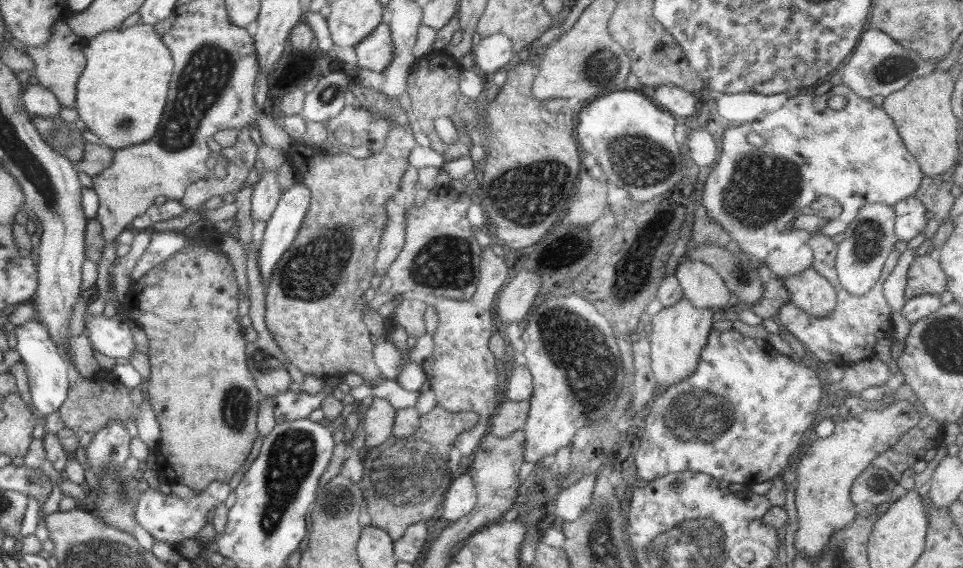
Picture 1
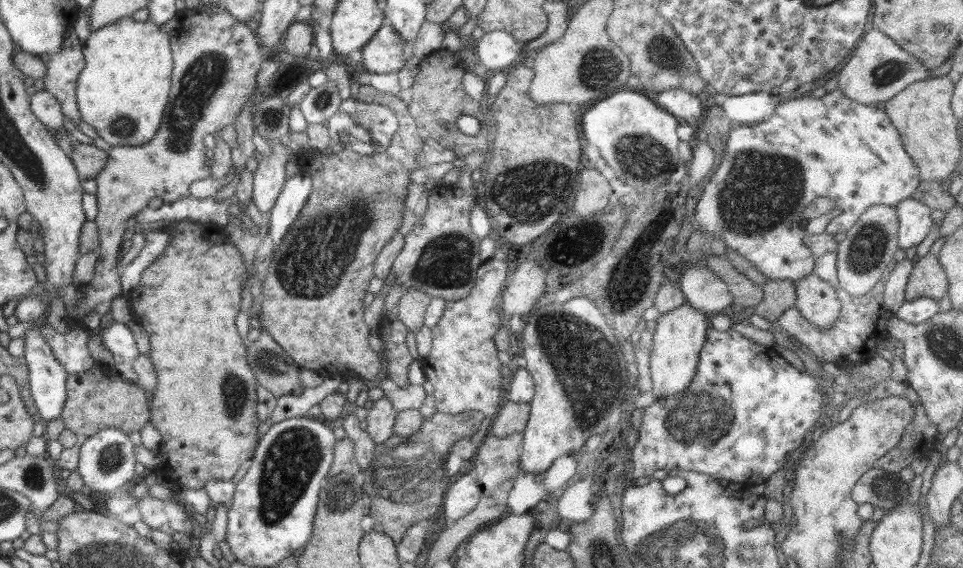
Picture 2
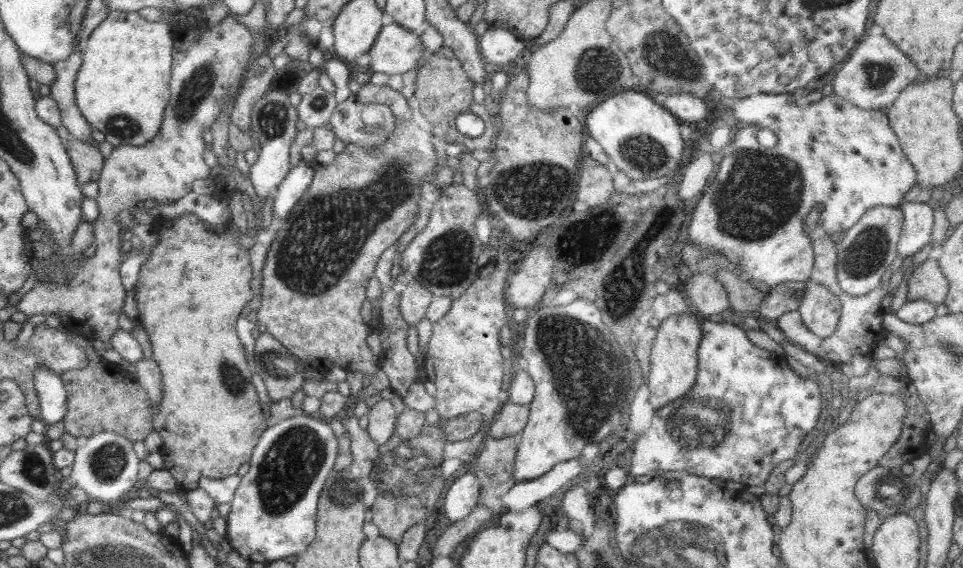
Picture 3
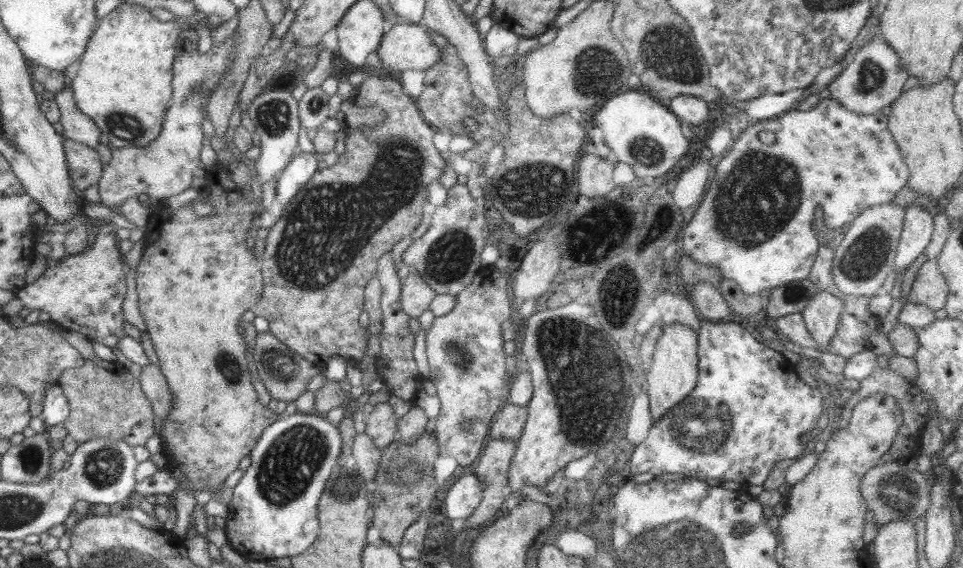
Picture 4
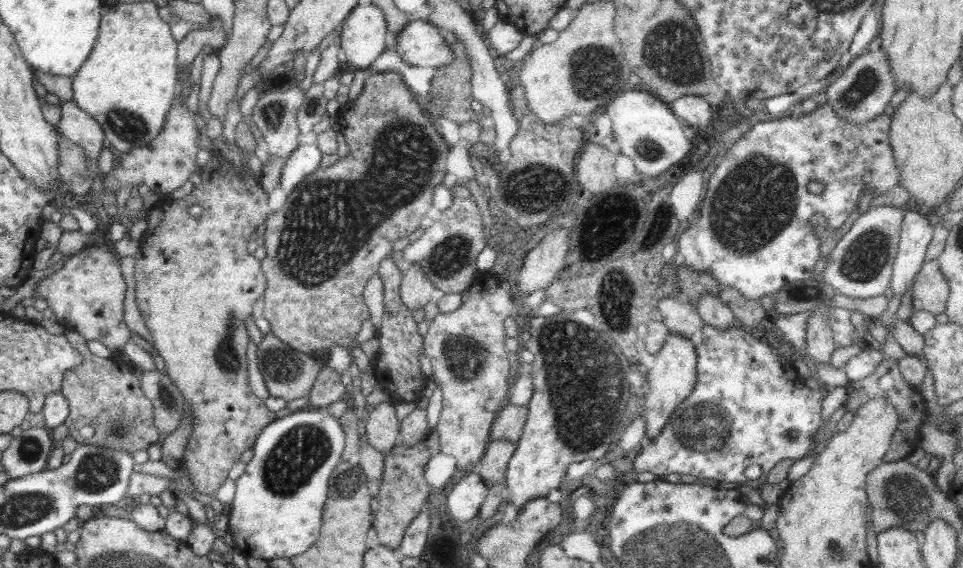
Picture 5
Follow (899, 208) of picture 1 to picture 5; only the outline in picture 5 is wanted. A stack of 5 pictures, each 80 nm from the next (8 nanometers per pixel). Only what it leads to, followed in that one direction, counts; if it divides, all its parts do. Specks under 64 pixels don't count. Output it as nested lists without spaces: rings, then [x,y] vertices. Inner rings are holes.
[[[905,212],[897,255],[893,262],[890,289],[900,298],[914,286],[926,258],[926,247],[932,240],[933,228],[927,218],[918,212]]]

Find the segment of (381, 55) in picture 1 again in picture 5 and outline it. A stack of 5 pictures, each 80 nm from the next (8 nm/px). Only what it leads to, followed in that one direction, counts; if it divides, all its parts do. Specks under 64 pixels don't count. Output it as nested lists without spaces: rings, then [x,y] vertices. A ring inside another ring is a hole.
[[[410,19],[410,22],[406,23],[406,26],[397,34],[393,50],[410,66],[439,67],[450,64],[455,59],[455,53],[439,32],[440,28],[430,24],[427,19],[415,21]]]

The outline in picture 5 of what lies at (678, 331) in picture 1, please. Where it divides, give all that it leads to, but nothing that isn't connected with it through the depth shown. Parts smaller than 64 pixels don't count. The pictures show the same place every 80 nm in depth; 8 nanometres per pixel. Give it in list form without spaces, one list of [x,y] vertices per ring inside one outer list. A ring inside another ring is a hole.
[[[668,333],[664,344],[653,354],[654,362],[647,371],[648,392],[645,396],[645,423],[648,443],[656,440],[676,407],[692,392],[697,381],[695,341]]]

